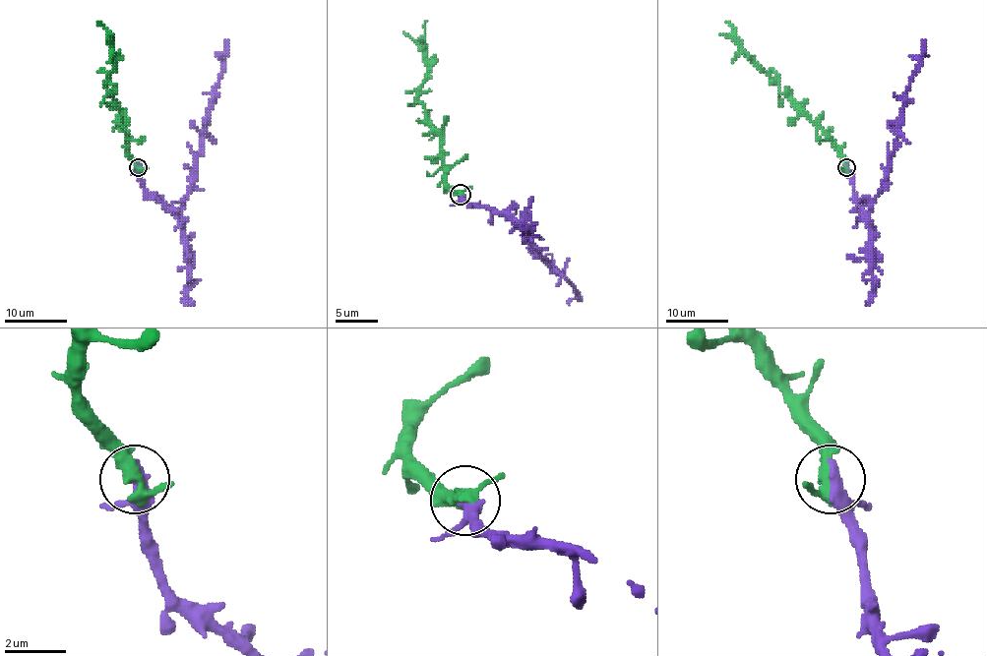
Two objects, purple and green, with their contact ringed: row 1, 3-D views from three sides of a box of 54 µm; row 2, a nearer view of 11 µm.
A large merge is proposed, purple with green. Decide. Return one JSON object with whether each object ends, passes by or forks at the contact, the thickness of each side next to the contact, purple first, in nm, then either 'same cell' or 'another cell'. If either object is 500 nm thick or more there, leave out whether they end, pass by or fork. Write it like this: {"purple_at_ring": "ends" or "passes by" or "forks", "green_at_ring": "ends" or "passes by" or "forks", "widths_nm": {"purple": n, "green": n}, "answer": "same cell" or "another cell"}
{"purple_at_ring": "passes by", "green_at_ring": "passes by", "widths_nm": {"purple": 360, "green": 400}, "answer": "same cell"}

